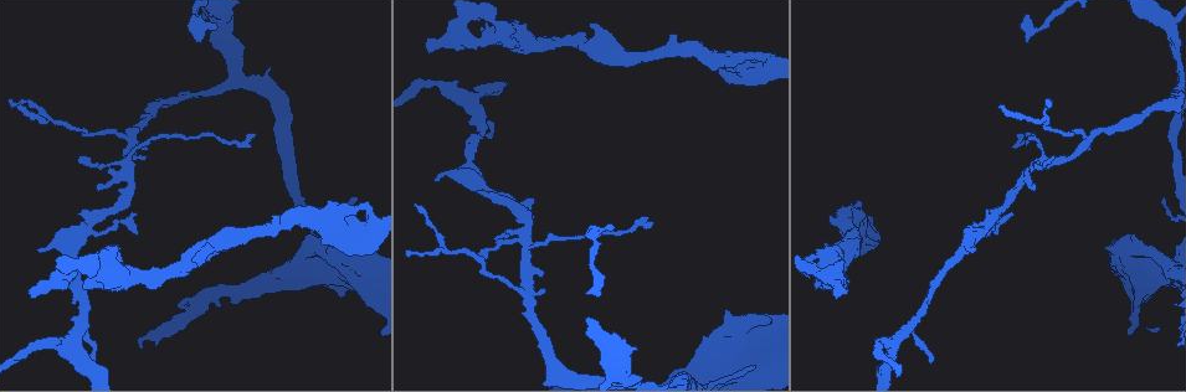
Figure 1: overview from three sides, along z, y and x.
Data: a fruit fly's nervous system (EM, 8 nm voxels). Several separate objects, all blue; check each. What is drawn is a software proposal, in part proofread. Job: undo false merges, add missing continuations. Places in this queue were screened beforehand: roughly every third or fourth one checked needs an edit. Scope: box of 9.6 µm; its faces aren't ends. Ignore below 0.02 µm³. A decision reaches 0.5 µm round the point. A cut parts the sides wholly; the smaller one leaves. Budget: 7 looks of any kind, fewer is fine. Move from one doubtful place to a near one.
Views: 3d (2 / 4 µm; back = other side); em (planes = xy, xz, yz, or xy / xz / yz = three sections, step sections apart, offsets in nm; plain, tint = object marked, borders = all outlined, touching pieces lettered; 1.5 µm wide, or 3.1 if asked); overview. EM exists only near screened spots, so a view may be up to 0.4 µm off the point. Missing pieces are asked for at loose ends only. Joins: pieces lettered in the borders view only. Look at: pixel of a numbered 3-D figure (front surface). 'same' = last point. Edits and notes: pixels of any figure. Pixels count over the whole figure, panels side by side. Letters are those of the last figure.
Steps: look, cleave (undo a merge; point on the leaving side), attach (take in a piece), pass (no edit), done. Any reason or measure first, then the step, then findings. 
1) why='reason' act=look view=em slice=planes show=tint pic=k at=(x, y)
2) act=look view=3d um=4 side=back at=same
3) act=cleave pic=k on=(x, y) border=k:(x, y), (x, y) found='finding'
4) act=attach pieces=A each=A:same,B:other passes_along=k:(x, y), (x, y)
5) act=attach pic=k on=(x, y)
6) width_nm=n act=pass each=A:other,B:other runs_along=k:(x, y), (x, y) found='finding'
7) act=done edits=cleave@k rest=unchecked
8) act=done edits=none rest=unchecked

why='branch stops here' act=look view=em slice=planes show=borders pic=1 at=(213, 29)

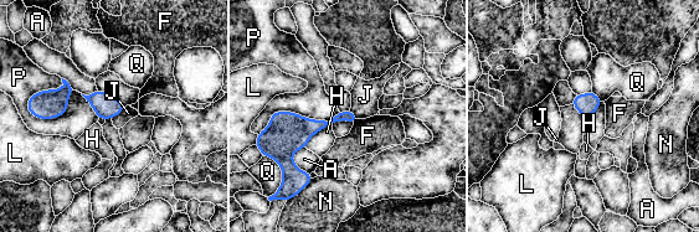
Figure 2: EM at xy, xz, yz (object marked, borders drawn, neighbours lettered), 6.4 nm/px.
act=pass each=A:other,F:other,H:other,J:other,L:other,N:other,P:other,Q:other border=2:(127, 106), (112, 119) found='no lettered piece goes on from it'

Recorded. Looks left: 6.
why='side arm on a straight run' act=look view=3d um=4 pic=1 at=(1090, 136)

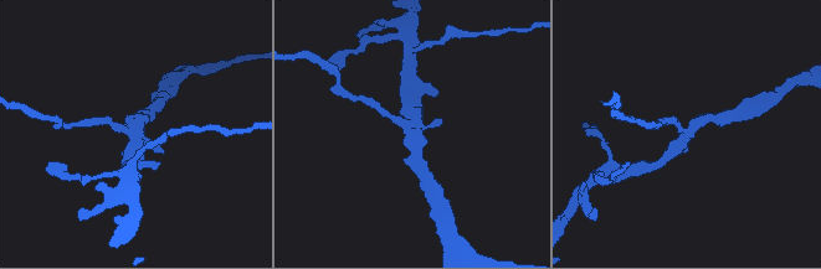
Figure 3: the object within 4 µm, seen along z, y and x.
why='now the EM' act=look view=em slice=planes show=tint pic=3 at=(133, 129)

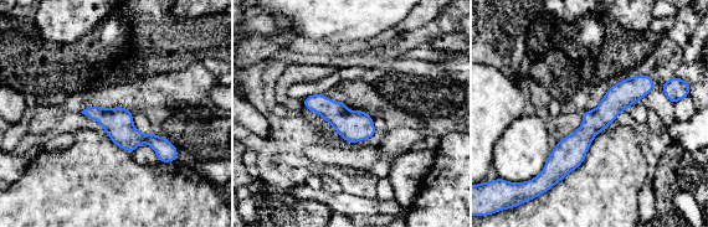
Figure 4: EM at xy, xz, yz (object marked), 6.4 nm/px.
why='see the neighbours' act=look view=em slice=planes show=borders at=same

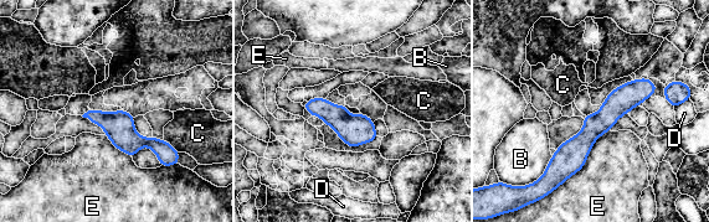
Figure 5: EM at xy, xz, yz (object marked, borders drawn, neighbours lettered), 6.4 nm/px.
longest_contact=E:480nm act=pass each=B:other,C:other,D:other,E:other border=5:(610, 129), (561, 184) found='one neuron here'

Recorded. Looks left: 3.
why='branch stops here' act=look view=em slice=planes show=borders pic=1 at=(846, 291)

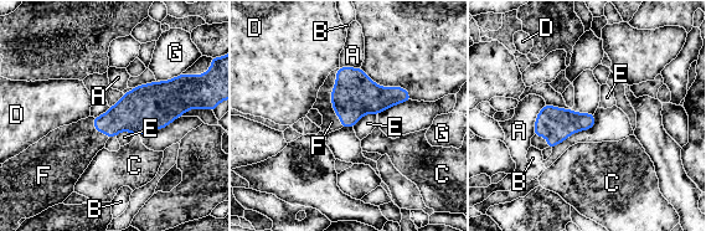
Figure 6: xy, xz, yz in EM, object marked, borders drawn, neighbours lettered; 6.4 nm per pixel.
width_nm=180 act=attach pieces=F each=A:other,B:other,C:other,D:other,E:other,F:same,G:other passes_along=6:(355, 95), (331, 98), (331, 122) found='it goes on there'

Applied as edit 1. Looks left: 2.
act=done edits=attach@6 rest=unchecked

